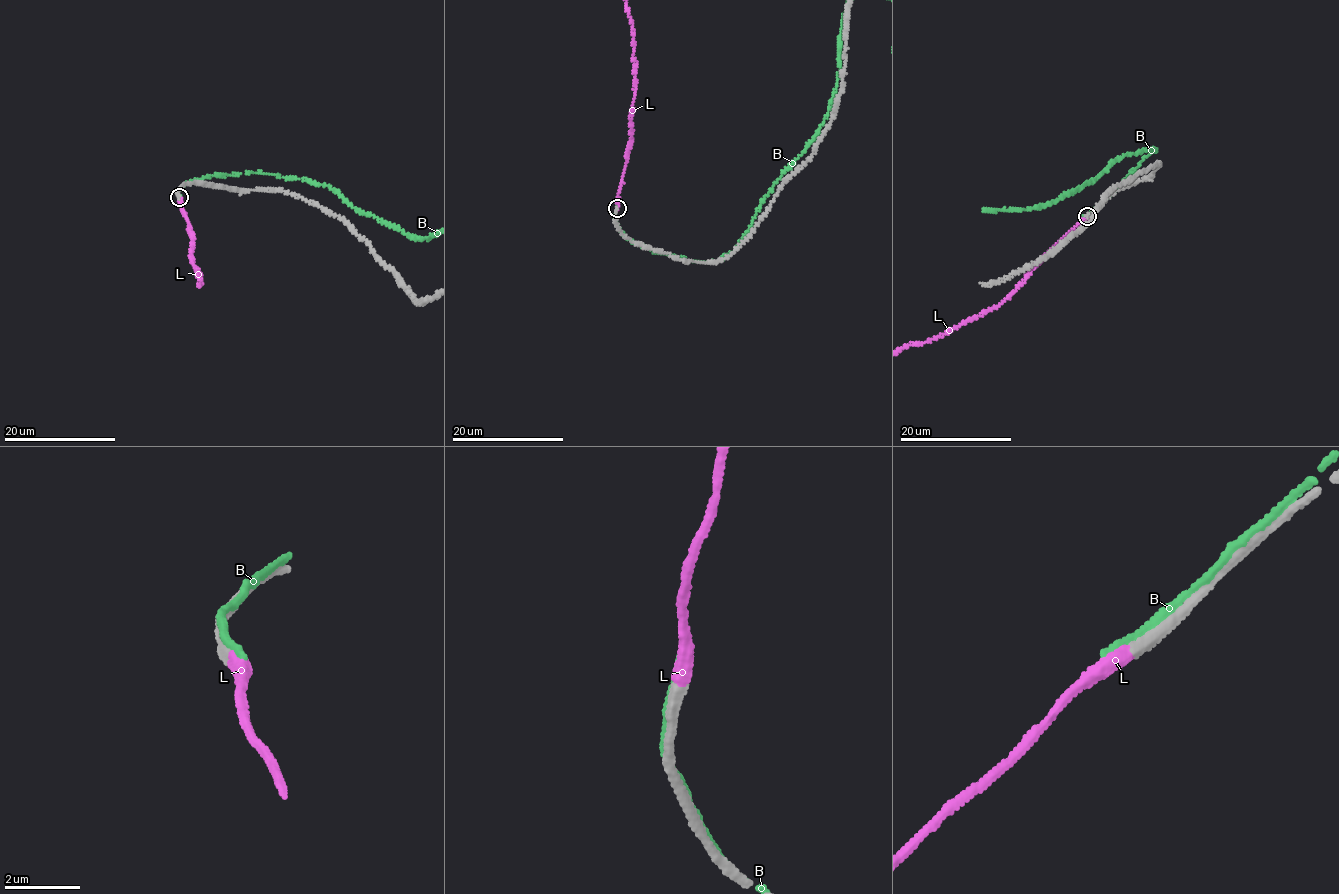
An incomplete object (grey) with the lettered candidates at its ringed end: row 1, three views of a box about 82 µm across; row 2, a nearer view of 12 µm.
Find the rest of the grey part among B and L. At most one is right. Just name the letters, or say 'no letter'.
L

